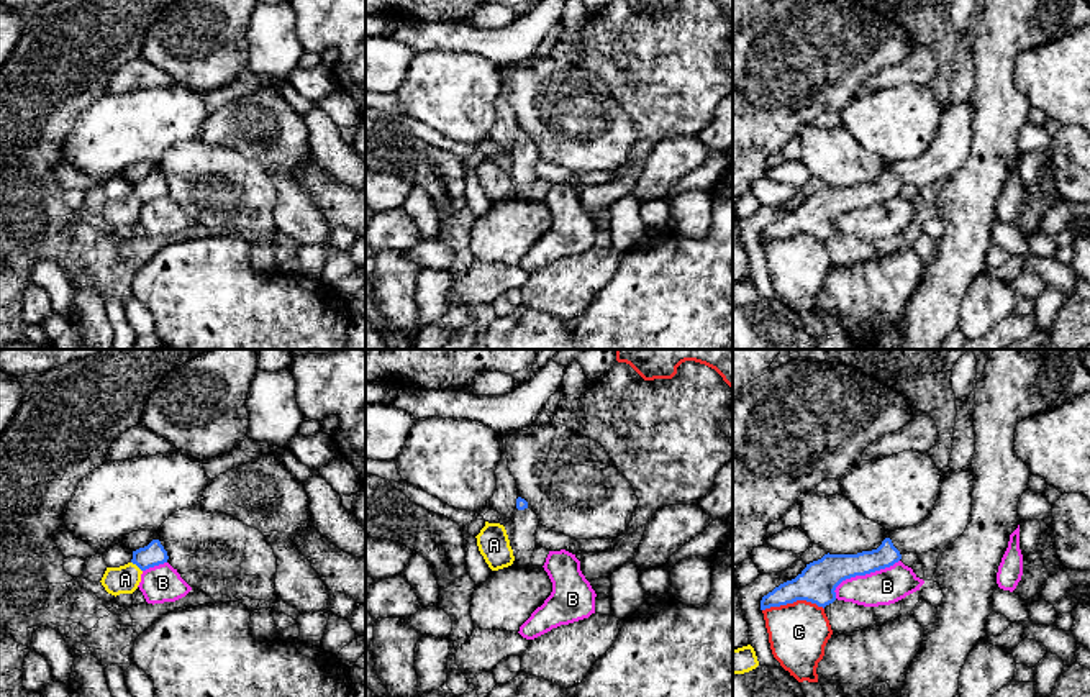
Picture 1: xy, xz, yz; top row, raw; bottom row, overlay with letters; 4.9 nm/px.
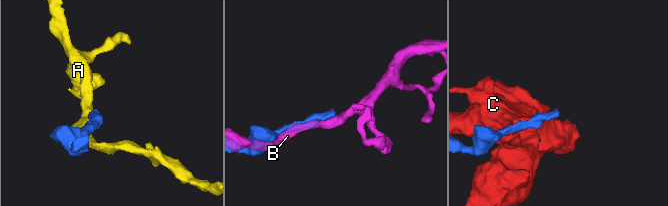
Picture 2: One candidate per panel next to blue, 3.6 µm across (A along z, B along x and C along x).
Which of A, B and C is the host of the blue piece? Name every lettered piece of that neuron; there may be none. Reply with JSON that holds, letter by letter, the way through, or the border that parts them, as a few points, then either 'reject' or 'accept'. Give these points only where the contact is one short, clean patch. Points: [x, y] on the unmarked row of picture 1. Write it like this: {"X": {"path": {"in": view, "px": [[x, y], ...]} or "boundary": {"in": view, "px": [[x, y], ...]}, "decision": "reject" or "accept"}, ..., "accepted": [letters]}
{"A": {"boundary": {"in": "xy", "px": [[131, 194], [141, 204]]}, "decision": "reject"}, "B": {"decision": "reject"}, "C": {"boundary": {"in": "yz", "px": [[823, 240], [813, 235], [794, 233], [762, 243]]}, "decision": "reject"}, "accepted": []}

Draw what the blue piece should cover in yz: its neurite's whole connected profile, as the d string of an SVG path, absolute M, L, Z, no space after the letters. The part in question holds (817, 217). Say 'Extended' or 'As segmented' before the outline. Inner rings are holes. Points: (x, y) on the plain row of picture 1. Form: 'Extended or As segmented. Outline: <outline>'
Extended. Outline: M972 97L944 107L934 141L918 157L890 164L877 182L857 187L824 187L792 213L762 230L761 243L806 233L826 239L836 233L836 220L851 210L893 198L906 185L928 185L952 177L967 161L972 144Z

